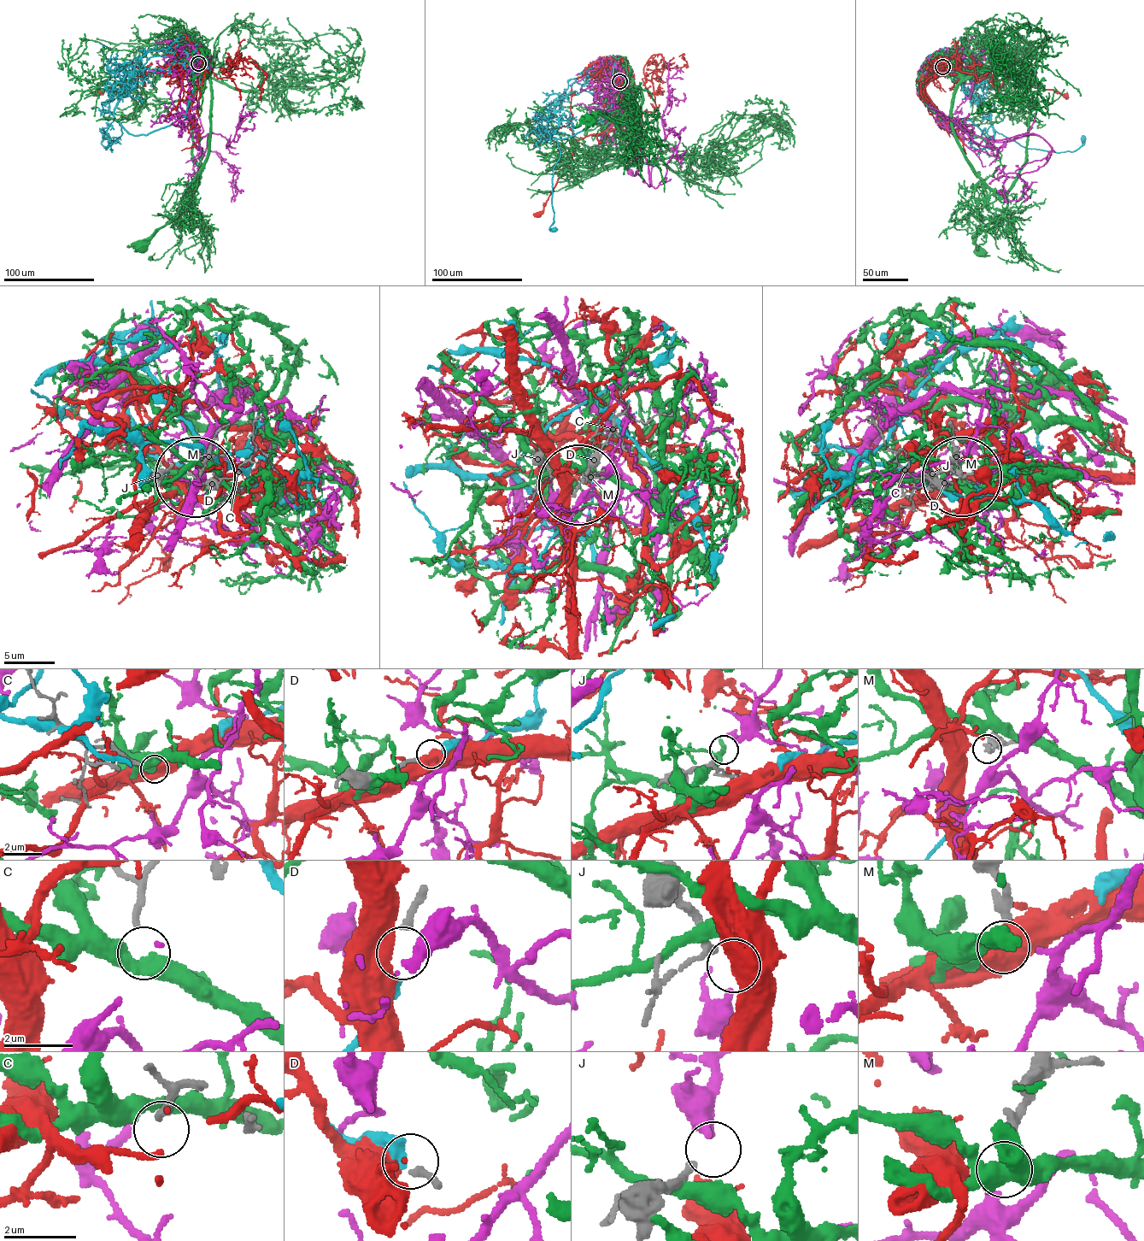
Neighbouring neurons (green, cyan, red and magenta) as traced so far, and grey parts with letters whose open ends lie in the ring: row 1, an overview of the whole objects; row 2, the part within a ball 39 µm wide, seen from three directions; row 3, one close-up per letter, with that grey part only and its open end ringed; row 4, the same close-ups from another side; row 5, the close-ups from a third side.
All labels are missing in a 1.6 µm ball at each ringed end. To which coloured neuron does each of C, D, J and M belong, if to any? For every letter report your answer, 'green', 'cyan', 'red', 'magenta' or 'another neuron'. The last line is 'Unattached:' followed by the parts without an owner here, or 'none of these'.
C: another neuron
D: cyan
J: magenta
M: another neuron
Unattached: C, M

